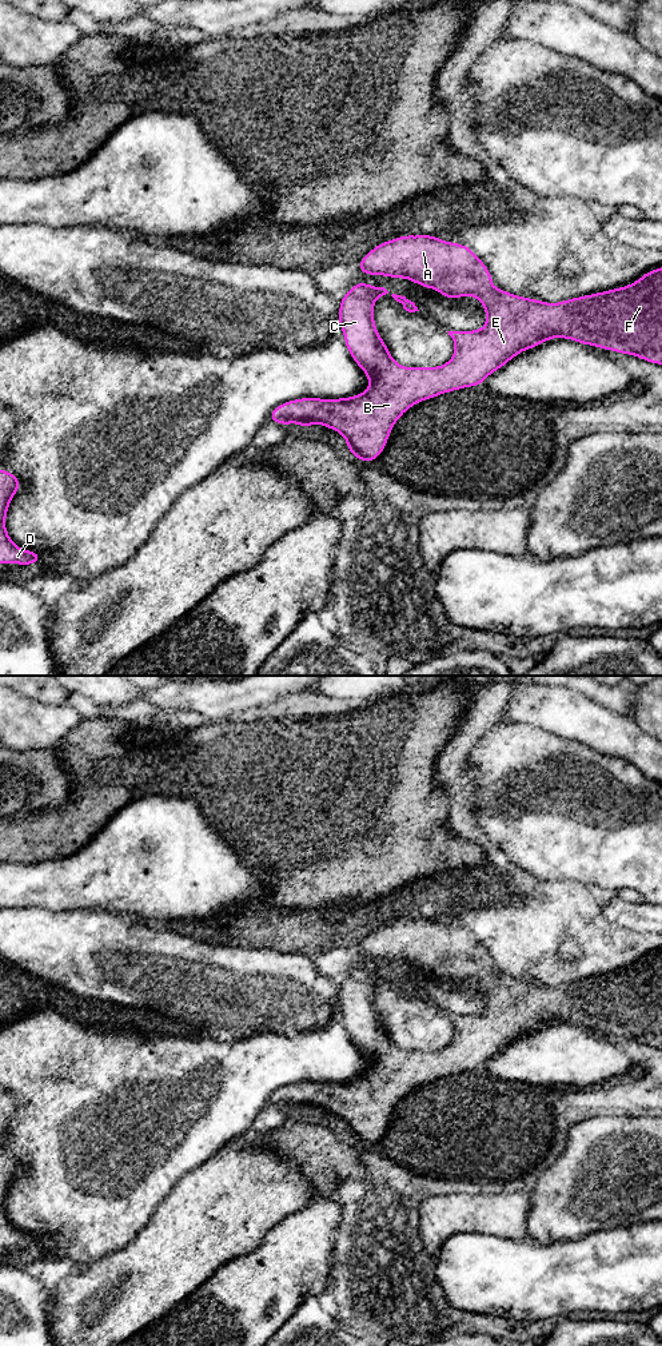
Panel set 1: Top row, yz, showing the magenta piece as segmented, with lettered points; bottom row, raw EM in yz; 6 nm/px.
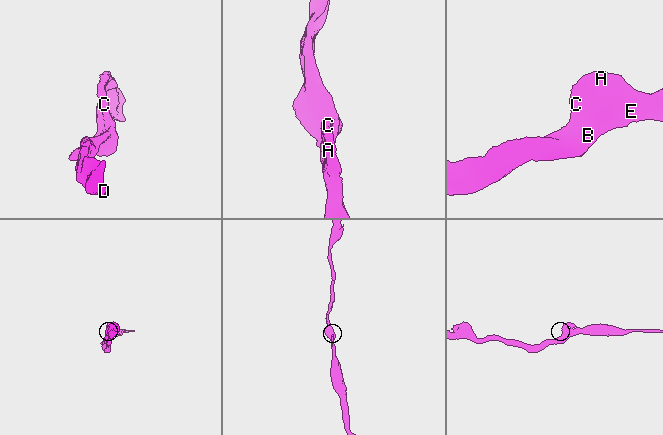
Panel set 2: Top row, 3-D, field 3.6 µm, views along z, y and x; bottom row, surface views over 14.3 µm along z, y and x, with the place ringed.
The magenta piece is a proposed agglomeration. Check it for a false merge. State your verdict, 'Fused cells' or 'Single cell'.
Single cell

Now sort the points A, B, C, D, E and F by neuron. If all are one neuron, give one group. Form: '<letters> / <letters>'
A B C D E F

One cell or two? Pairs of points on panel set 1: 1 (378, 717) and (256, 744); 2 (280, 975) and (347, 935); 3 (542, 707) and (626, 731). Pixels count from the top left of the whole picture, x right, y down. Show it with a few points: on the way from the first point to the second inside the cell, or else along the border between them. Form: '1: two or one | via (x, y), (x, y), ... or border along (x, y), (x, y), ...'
1: one | via (347, 744), (287, 744)
2: two | border along (280, 951), (302, 952), (314, 958)
3: one | via (563, 712), (605, 731)

